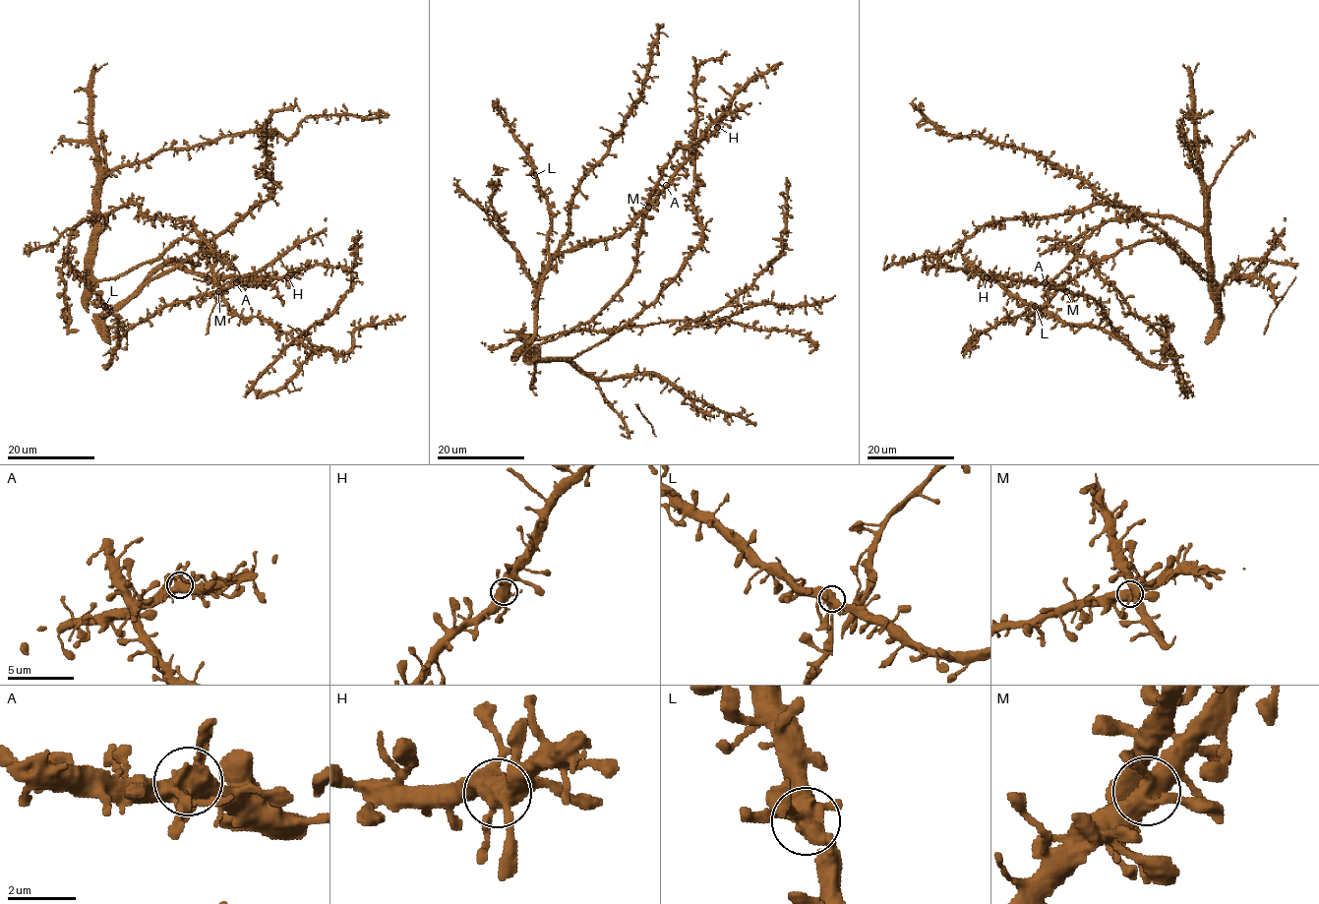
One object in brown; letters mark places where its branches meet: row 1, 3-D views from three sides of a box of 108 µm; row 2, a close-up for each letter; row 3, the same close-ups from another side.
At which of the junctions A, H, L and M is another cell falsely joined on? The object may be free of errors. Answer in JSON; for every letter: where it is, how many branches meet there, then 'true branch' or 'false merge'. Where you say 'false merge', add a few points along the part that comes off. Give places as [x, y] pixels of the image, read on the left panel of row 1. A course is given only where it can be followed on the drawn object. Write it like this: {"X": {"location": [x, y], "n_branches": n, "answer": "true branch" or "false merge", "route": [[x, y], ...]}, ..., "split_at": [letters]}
{"A": {"location": [236, 282], "n_branches": 4, "answer": "true branch"}, "H": {"location": [287, 277], "n_branches": 4, "answer": "true branch"}, "L": {"location": [104, 306], "n_branches": 4, "answer": "true branch"}, "M": {"location": [218, 291], "n_branches": 4, "answer": "true branch"}, "split_at": []}

